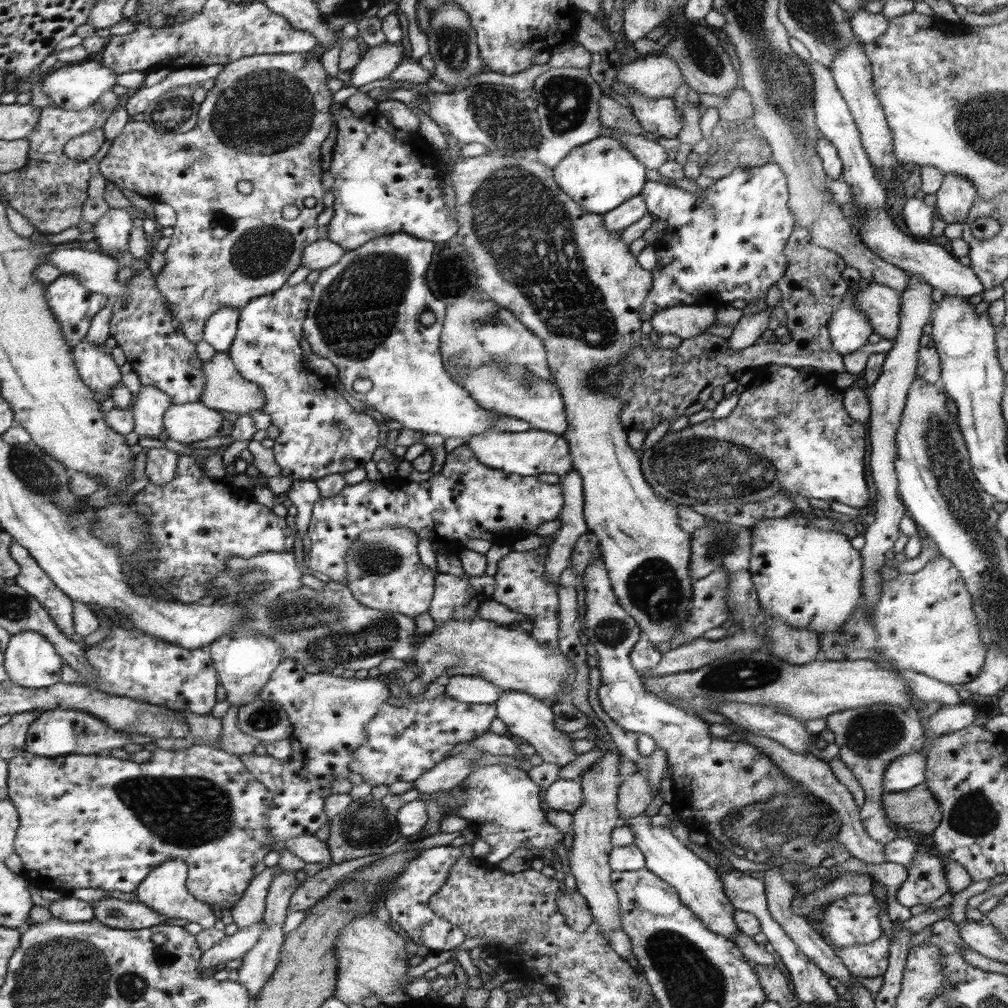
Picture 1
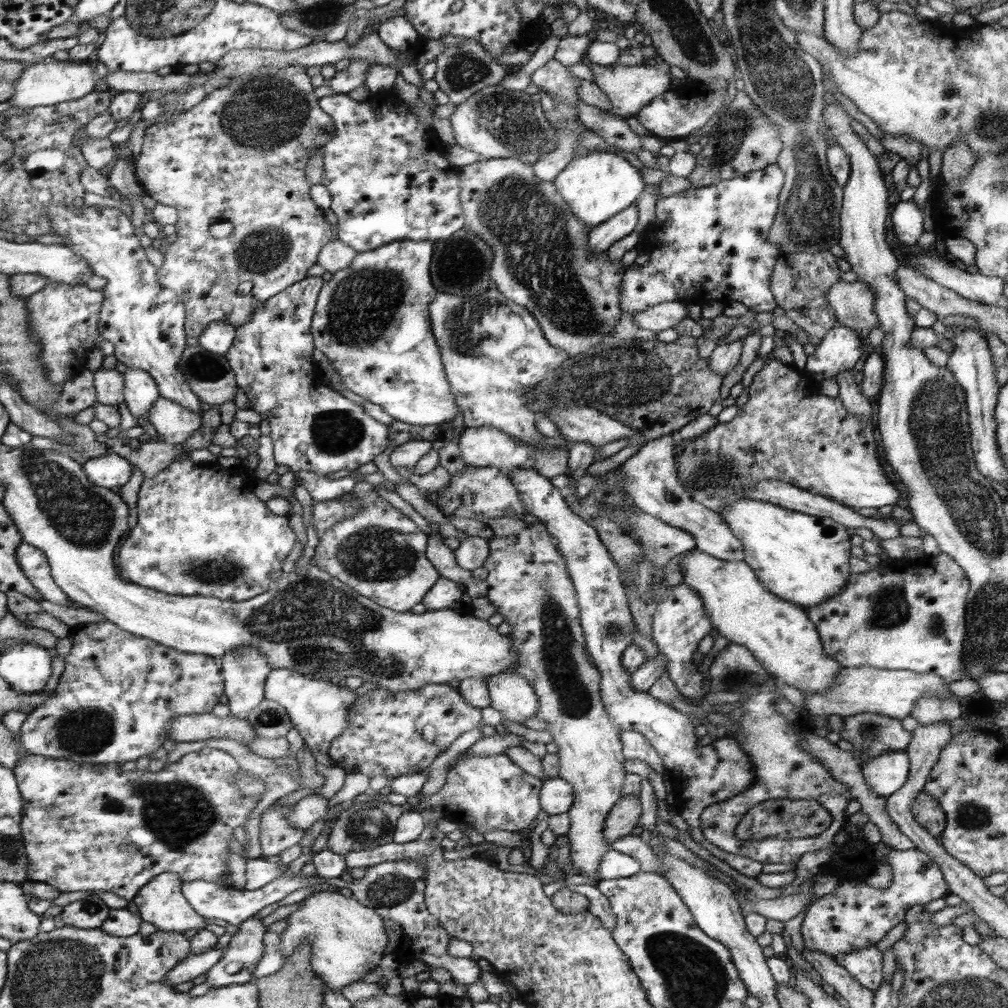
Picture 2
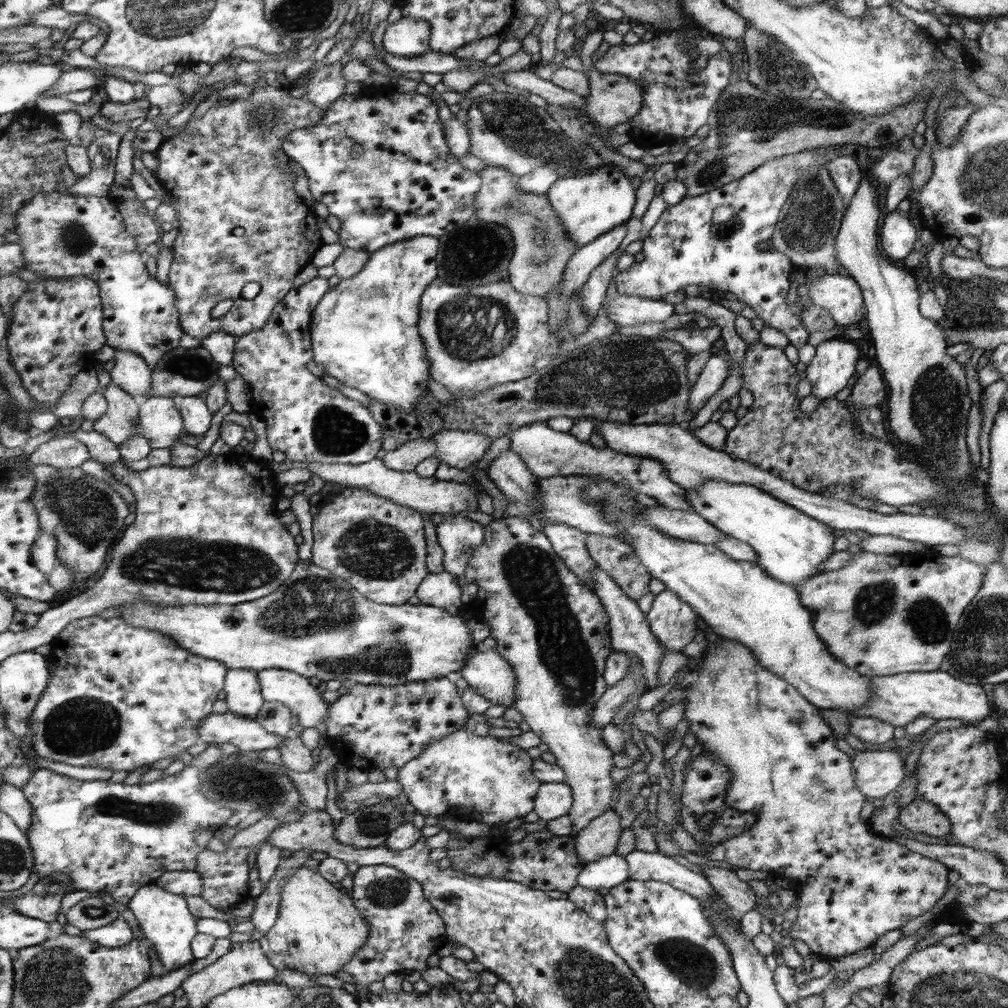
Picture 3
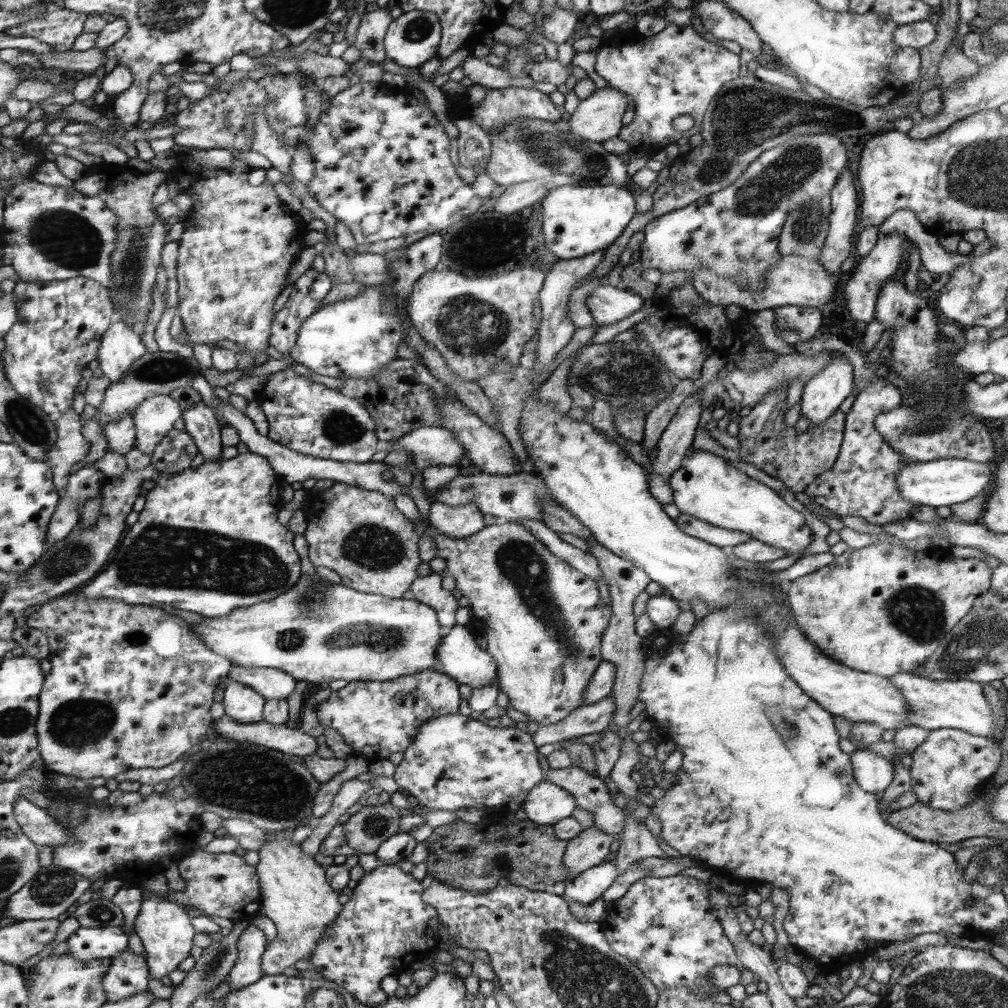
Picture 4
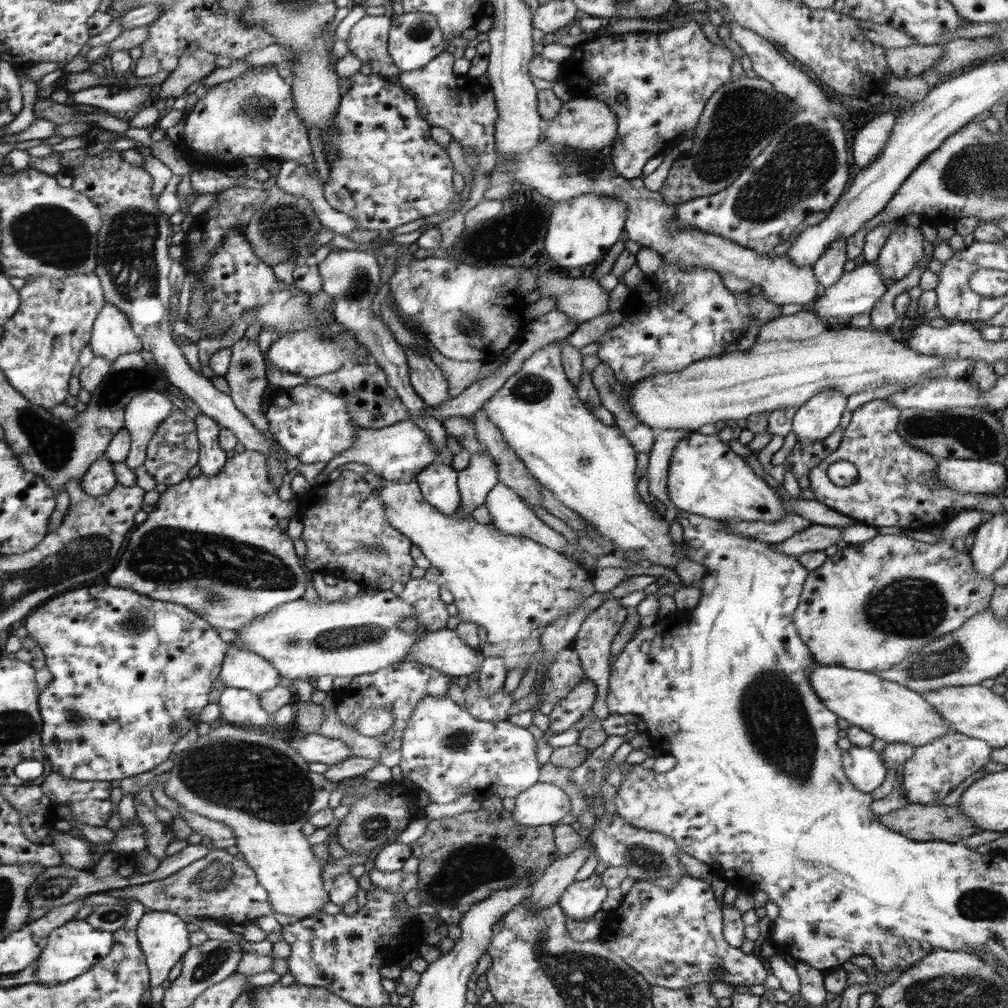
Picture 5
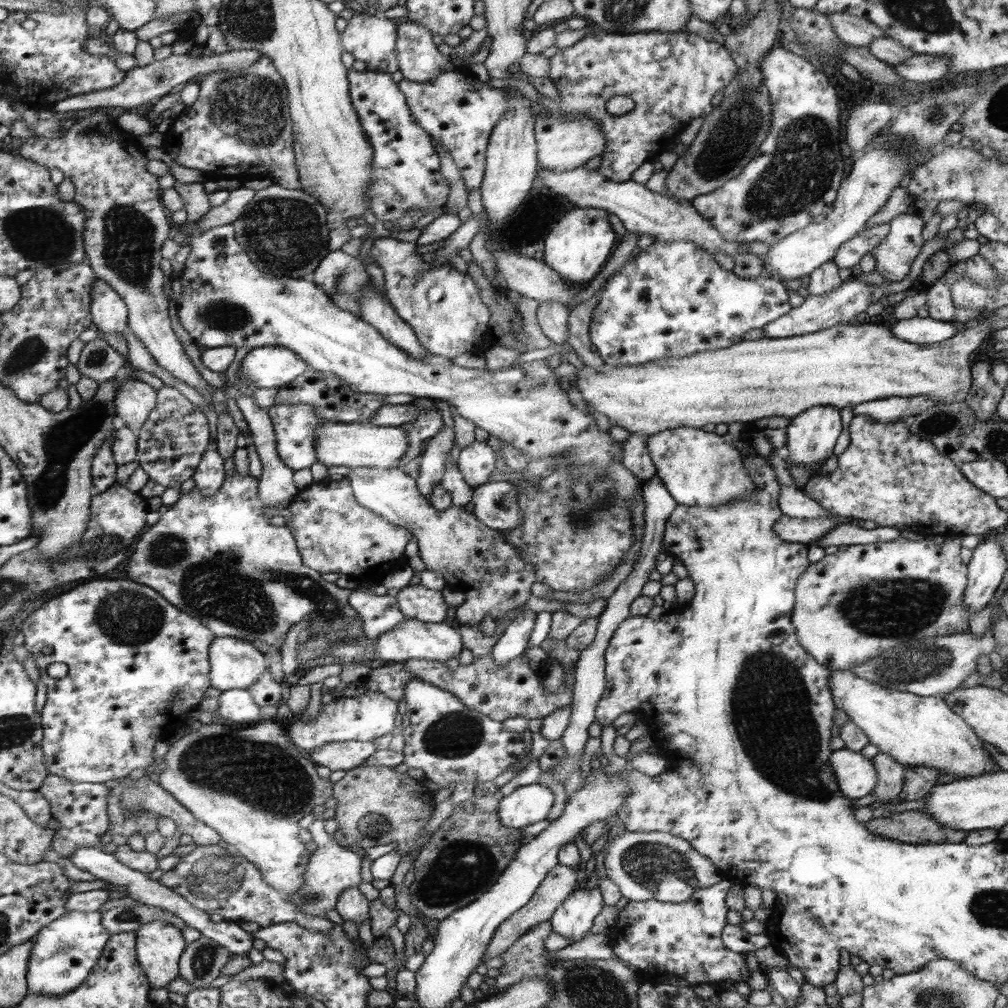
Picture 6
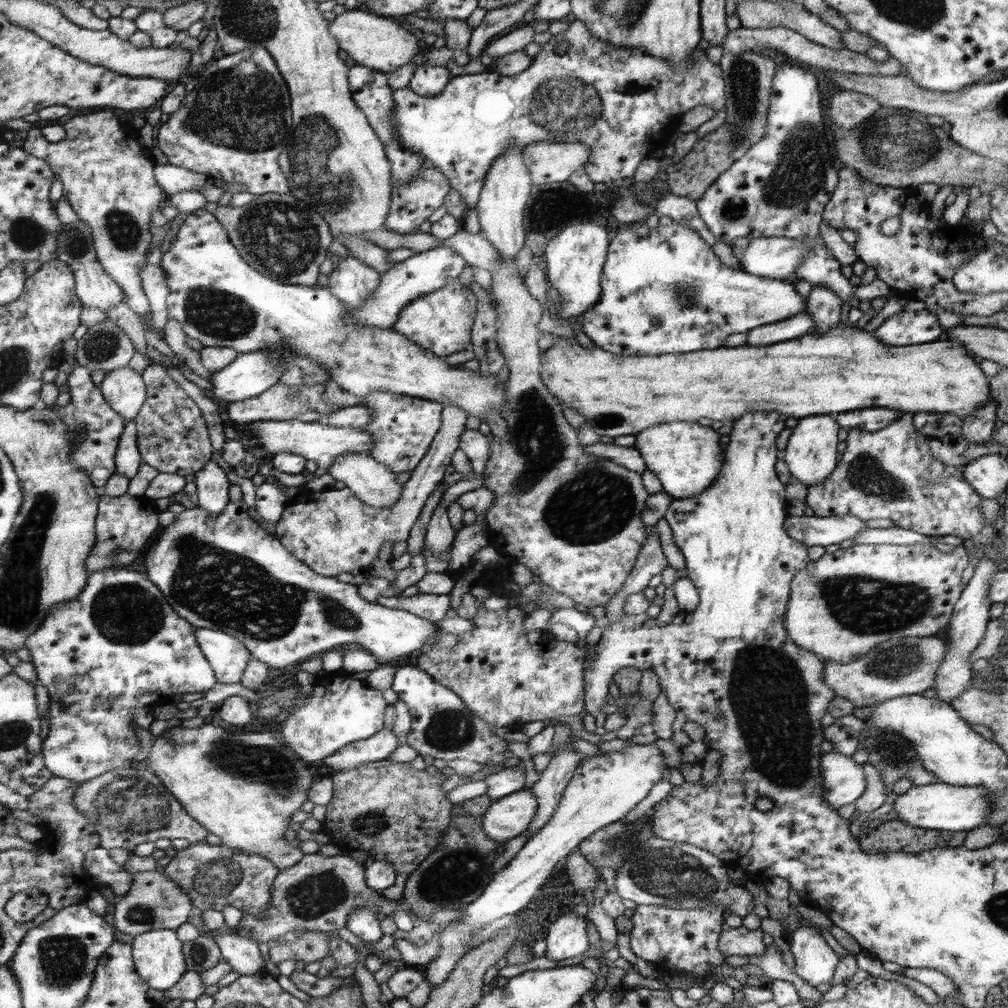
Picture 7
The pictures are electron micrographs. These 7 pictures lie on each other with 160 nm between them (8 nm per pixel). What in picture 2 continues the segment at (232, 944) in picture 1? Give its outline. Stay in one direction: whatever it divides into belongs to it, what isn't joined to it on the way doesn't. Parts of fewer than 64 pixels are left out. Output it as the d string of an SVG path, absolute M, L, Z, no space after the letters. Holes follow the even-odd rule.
M210 949L201 953L191 954L189 958L182 960L177 966L167 972L166 980L174 987L182 982L194 980L200 974L210 970L215 964L218 964L224 956L225 949Z

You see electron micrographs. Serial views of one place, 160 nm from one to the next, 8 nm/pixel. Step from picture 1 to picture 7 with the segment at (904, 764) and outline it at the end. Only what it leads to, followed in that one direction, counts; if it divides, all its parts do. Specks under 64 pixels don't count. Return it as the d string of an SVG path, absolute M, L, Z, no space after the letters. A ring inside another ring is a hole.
M833 750L821 756L823 797L838 810L856 802L866 788L863 764Z

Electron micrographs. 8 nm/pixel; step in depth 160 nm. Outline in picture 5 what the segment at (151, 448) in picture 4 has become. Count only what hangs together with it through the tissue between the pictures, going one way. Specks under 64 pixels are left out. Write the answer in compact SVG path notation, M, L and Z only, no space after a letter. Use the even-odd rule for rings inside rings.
M146 390L129 400L125 411L125 429L131 436L131 447L125 463L133 470L143 465L147 447L159 424L171 415L175 406L162 391Z

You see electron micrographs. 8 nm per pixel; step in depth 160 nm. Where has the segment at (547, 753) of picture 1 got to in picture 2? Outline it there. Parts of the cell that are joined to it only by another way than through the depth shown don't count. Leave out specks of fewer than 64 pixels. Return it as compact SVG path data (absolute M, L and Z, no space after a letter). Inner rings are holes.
M516 669L490 676L485 681L491 698L490 706L501 712L503 718L523 724L527 718L537 716L539 698Z

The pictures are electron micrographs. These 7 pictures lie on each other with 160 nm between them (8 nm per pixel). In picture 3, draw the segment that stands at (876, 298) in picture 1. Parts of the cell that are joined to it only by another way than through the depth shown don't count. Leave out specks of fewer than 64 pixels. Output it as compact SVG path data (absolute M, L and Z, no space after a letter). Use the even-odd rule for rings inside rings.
M838 272L827 273L824 276L817 276L815 280L807 280L804 284L809 288L810 300L825 308L838 325L845 328L856 327L865 317L861 286L849 275L839 275Z

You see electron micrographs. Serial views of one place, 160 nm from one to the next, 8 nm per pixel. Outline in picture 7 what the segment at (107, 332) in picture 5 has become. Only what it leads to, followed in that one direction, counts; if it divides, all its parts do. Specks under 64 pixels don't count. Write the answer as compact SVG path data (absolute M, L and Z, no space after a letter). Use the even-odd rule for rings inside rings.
M60 198L57 204L59 219L63 222L63 230L59 232L57 258L74 268L76 280L76 293L81 303L104 311L111 306L117 306L124 300L125 293L121 285L106 274L103 266L97 261L97 251L94 248L93 232L80 216L74 212L73 207L64 198Z

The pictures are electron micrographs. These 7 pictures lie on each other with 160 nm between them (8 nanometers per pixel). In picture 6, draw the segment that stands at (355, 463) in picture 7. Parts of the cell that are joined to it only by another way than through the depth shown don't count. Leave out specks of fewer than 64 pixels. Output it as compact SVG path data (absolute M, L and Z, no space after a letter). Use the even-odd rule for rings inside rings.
M351 468L345 478L351 480L353 492L362 505L412 533L426 570L440 574L446 580L447 587L466 595L464 603L457 606L454 612L460 624L478 626L486 616L497 622L528 603L530 587L537 582L534 566L522 560L522 556L518 556L518 550L504 538L504 531L487 528L473 512L467 512L463 506L450 505L443 511L434 508L419 491L418 481L404 473L402 468Z

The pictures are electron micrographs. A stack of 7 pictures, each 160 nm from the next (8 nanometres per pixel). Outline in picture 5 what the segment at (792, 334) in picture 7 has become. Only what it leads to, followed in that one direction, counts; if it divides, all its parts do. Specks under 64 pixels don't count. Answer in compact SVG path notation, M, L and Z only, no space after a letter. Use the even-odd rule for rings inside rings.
M875 262L862 263L852 271L845 271L843 275L828 288L825 288L824 295L819 296L810 307L814 313L826 325L826 328L837 328L847 326L856 314L869 314L876 308L880 298L887 290L884 285L884 276Z

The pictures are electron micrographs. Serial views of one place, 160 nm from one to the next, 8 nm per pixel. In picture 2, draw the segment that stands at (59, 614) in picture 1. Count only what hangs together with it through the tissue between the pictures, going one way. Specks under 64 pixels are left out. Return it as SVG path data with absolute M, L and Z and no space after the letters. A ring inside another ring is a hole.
M22 542L17 550L17 560L26 577L30 578L30 583L38 588L38 593L42 595L44 601L70 606L69 599L54 583L53 574L50 573L50 564L44 552Z

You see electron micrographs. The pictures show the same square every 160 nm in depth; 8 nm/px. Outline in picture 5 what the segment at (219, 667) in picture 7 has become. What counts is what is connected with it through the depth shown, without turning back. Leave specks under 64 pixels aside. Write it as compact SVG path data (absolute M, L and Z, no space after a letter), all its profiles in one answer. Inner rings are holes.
M230 646L227 650L226 659L222 660L221 678L220 685L222 688L246 689L257 693L259 697L261 694L280 686L280 674L268 660L264 660L261 656L245 648L237 648L237 646Z

